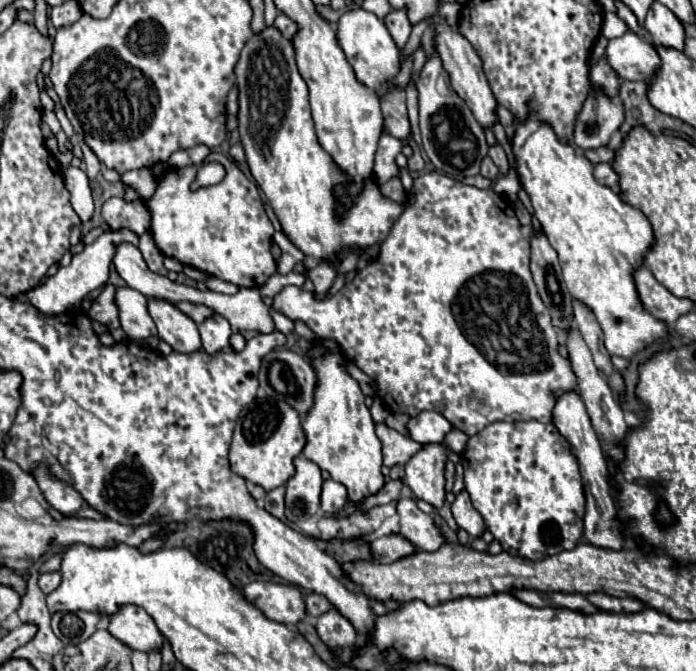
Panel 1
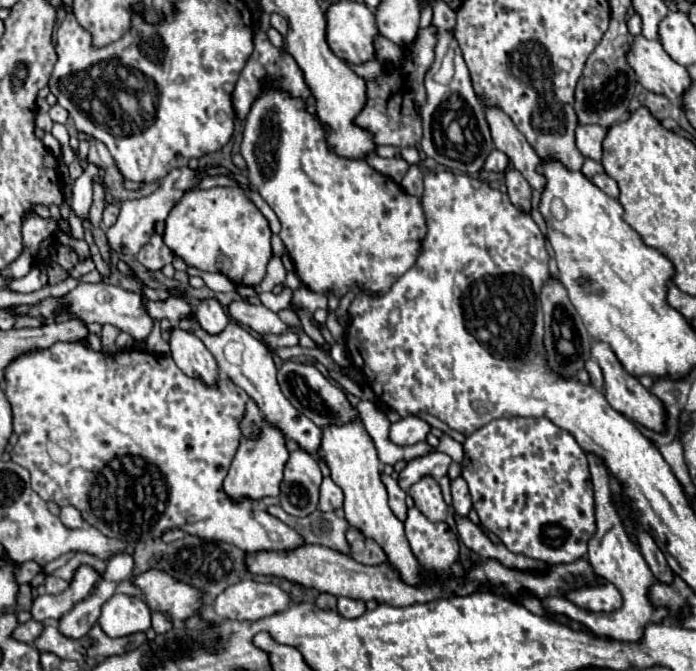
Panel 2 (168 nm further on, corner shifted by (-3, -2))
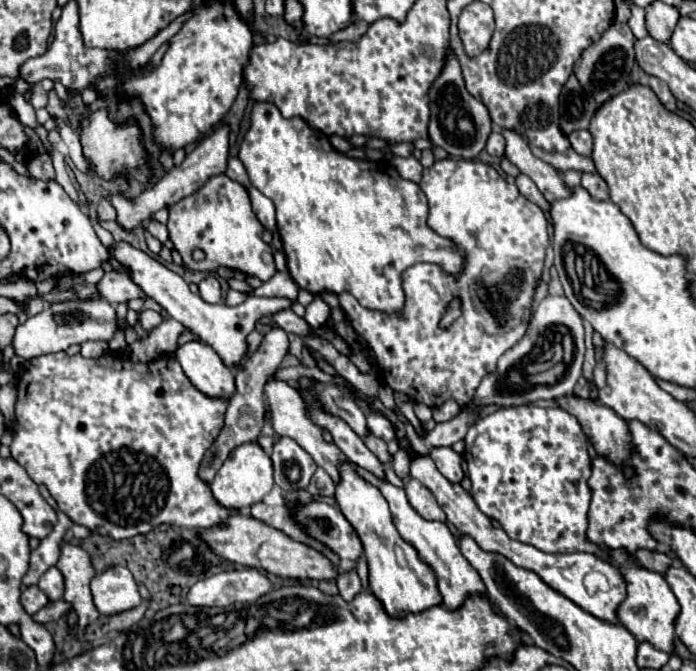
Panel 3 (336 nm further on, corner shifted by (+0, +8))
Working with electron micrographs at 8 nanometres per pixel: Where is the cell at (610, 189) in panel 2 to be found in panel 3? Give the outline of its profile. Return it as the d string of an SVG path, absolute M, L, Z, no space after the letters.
M583 174L581 186L587 188L587 192L591 192L591 196L595 196L595 200L609 200L607 184L599 174Z

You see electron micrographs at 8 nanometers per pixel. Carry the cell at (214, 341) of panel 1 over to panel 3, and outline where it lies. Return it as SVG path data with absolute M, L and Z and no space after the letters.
M211 274L211 276L207 276L201 284L199 284L199 296L205 300L205 302L209 302L209 304L219 304L221 300L223 300L223 296L221 296L221 286L219 286L219 282L217 282L217 278Z

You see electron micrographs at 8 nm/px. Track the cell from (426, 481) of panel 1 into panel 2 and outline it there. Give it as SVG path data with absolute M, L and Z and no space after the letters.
M426 476L422 478L420 482L416 482L412 488L410 488L410 496L414 498L416 502L416 508L428 516L432 522L440 522L440 520L446 520L446 514L448 514L448 506L442 498L442 492L440 492L440 486L434 478Z

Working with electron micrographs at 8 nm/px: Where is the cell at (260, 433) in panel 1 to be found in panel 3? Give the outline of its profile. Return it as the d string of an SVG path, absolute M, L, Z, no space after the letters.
M257 442L241 444L223 462L223 466L215 474L213 482L209 484L209 488L211 488L213 498L225 508L233 508L233 510L251 508L251 504L261 502L263 496L269 494L269 490L273 488L273 464L271 464L271 458L263 452L263 448Z

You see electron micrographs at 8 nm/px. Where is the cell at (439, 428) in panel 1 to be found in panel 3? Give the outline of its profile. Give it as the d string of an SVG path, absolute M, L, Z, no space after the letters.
M369 412L369 414L367 414L367 428L369 428L369 432L371 432L373 436L383 438L385 442L395 440L395 430L393 430L391 422L389 422L385 416L381 416L381 414Z

